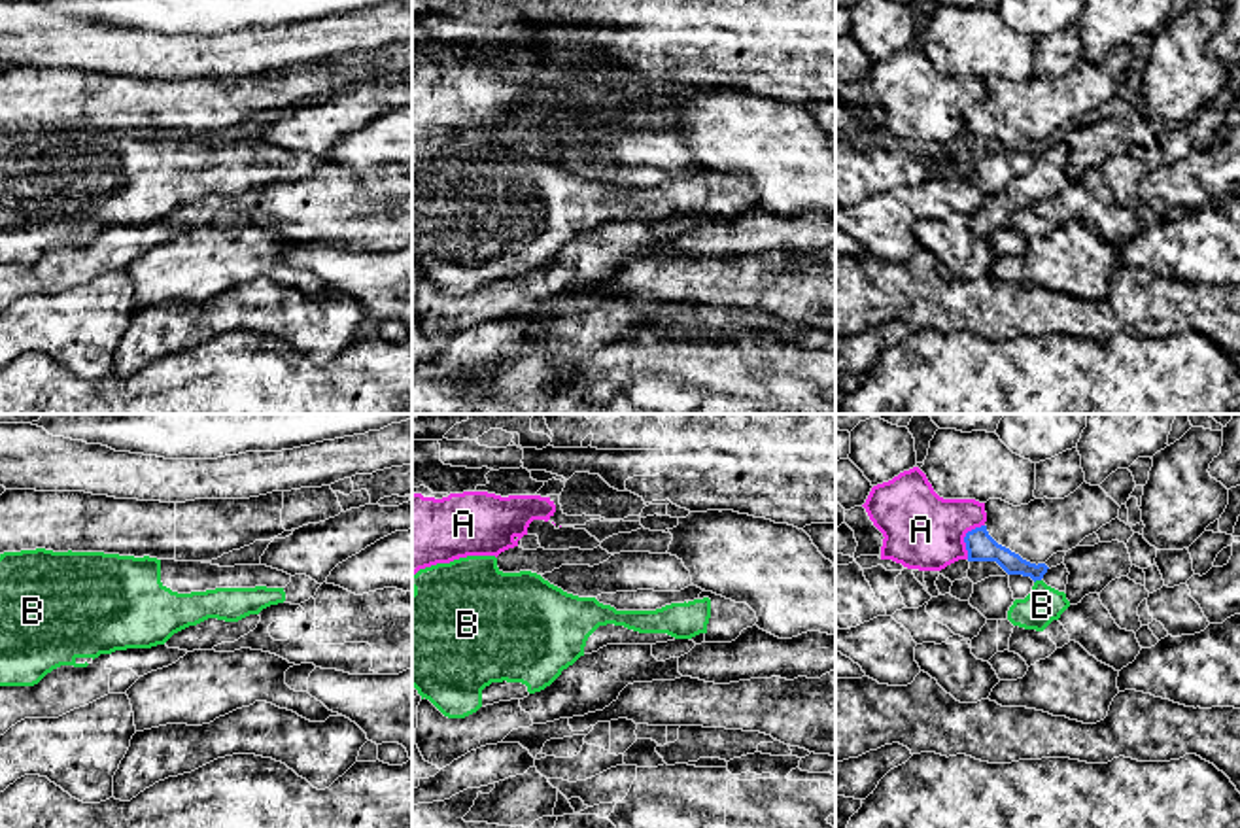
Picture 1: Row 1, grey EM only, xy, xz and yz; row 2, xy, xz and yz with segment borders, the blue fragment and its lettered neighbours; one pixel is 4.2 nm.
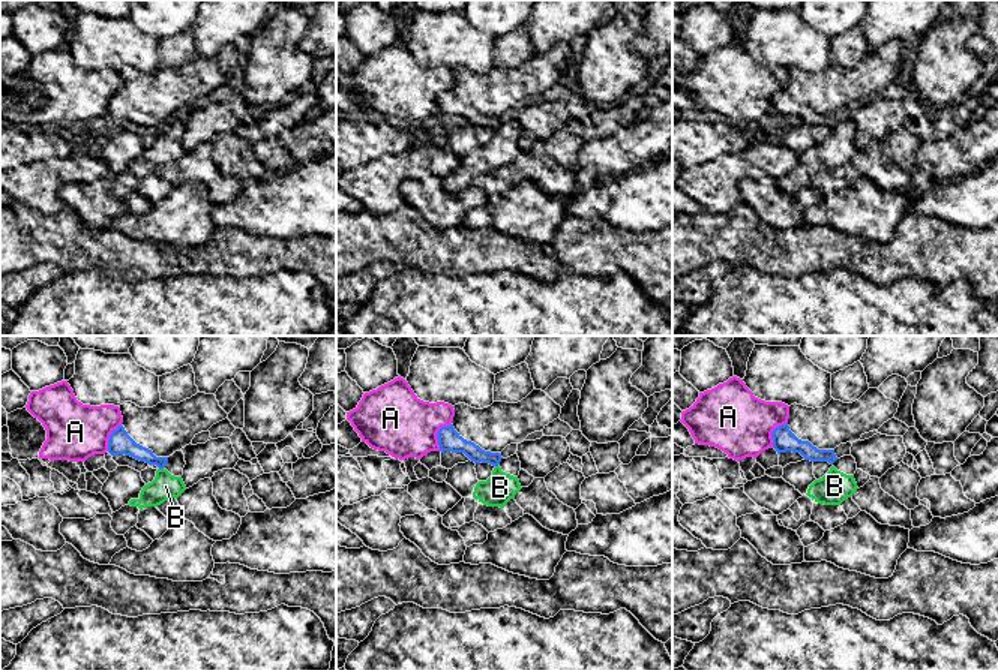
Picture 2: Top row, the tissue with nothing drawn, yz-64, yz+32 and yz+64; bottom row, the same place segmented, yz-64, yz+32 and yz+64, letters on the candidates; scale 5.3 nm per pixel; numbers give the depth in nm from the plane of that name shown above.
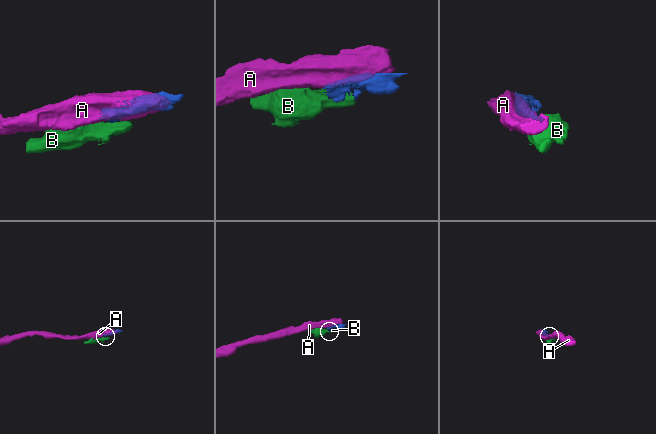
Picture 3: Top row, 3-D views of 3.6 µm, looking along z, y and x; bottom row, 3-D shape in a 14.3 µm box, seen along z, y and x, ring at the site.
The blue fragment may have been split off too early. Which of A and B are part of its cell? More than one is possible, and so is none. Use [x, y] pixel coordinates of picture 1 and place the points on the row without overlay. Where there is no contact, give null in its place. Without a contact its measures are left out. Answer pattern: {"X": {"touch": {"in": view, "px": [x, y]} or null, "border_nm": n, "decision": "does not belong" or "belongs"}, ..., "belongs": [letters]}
{"A": {"touch": {"in": "yz", "px": [964, 114]}, "border_nm": 170, "decision": "does not belong"}, "B": {"touch": {"in": "yz", "px": [1036, 155]}, "border_nm": 40, "decision": "does not belong"}, "belongs": []}

